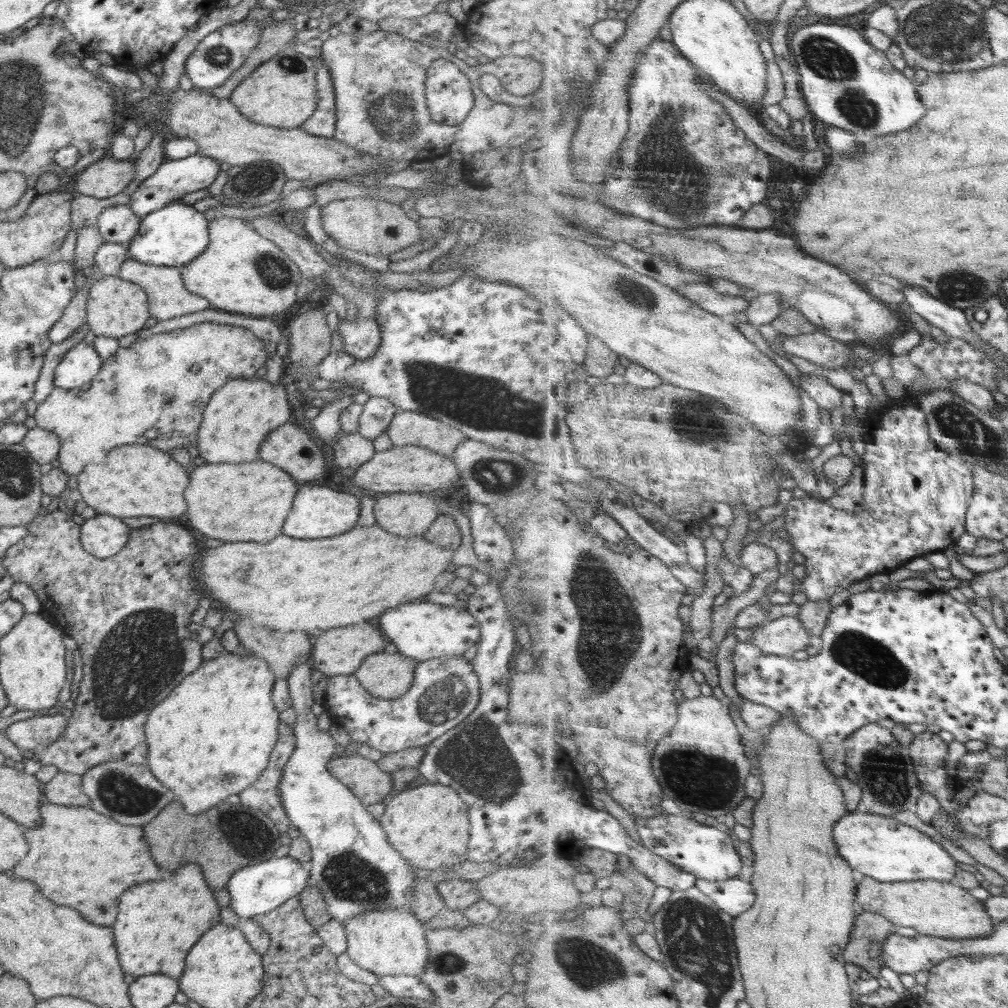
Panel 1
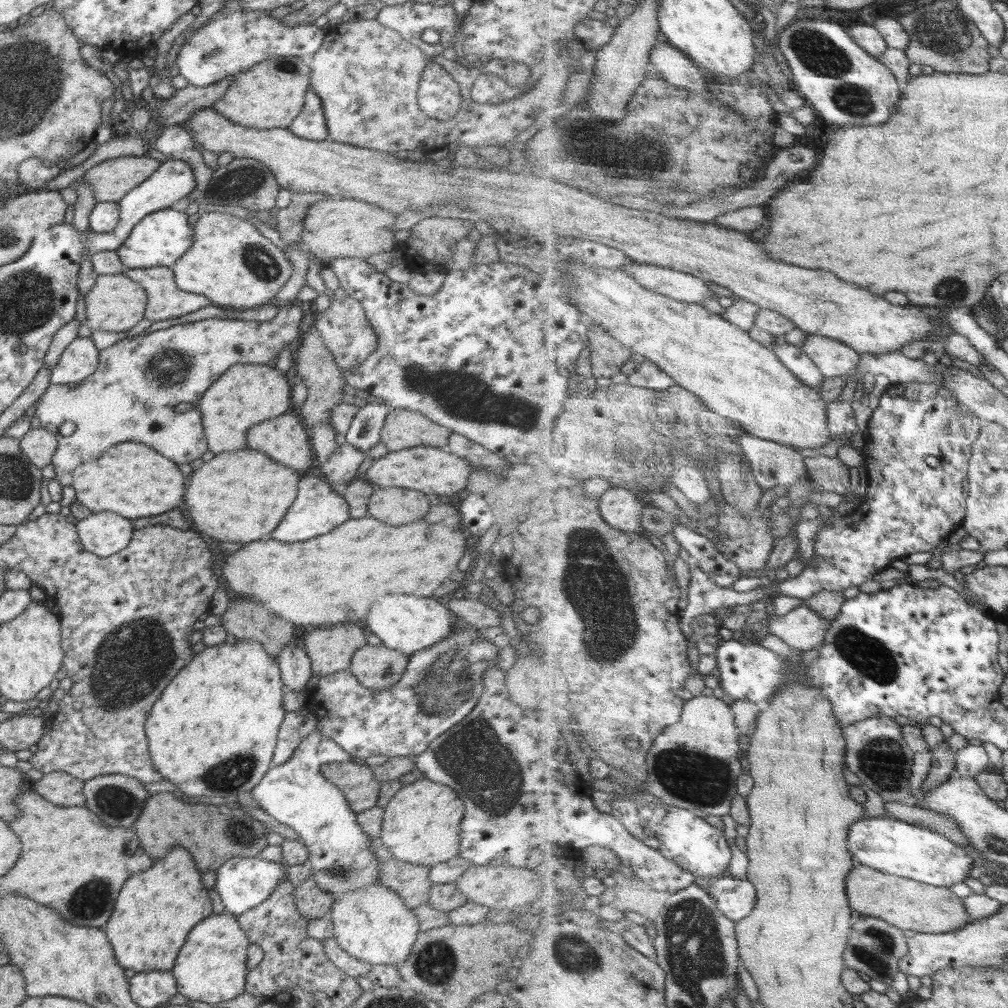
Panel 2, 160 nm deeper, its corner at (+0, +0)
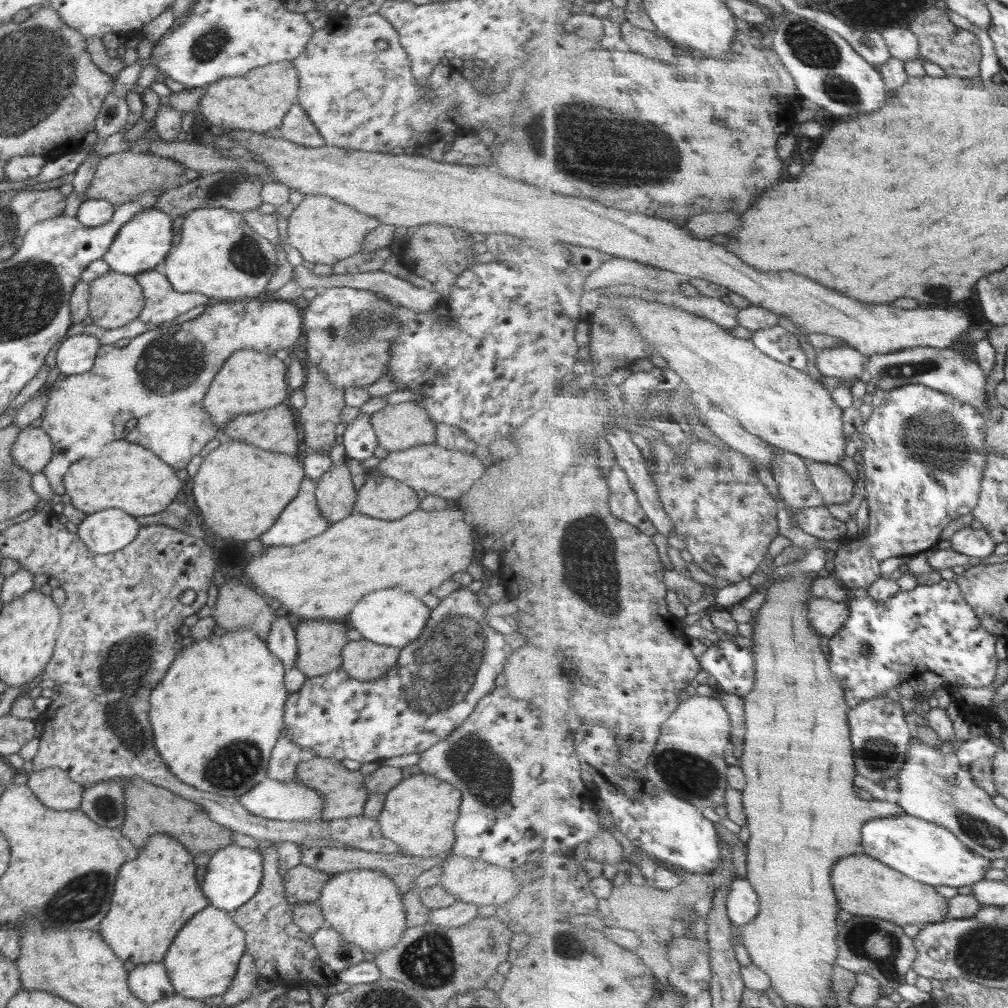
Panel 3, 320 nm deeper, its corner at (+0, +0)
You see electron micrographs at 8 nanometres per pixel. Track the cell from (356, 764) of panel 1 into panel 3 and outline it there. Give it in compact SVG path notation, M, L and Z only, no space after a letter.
M314 757L309 761L299 762L296 765L295 776L301 780L304 786L311 788L321 796L323 802L321 818L323 820L348 818L363 814L366 799L370 794L364 784L365 776L360 771L349 770L336 759Z

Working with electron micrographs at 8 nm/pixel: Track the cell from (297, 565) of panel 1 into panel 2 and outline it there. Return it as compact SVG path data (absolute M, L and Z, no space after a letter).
M362 517L362 518L350 518L344 524L333 528L330 532L322 534L314 538L309 538L306 542L294 542L294 544L282 544L282 542L274 542L274 540L268 540L268 542L250 542L246 544L242 550L230 554L226 558L226 564L222 568L222 580L226 580L228 584L226 587L232 589L240 597L256 596L258 602L262 602L262 606L266 606L266 610L270 610L272 614L278 614L280 618L296 624L296 626L308 626L308 629L312 629L312 626L320 626L320 624L326 624L326 626L336 625L336 622L358 622L362 618L366 618L366 610L368 606L380 598L382 594L411 594L418 595L419 597L430 597L433 592L441 586L442 582L445 582L450 572L457 570L457 566L461 562L461 558L466 554L465 550L468 544L471 542L467 533L458 526L456 528L440 523L430 523L424 520L418 520L418 522L410 522L410 524L404 524L404 526L390 526L390 524L382 522L374 517Z

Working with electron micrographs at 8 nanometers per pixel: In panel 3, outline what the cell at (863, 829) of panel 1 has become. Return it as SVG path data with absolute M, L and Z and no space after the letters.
M906 812L893 817L877 818L867 822L863 831L865 836L862 840L862 847L866 848L866 855L884 862L887 866L906 874L909 878L914 878L919 882L934 887L949 886L959 889L964 886L974 886L986 880L986 874L992 869L993 860L966 846L966 843L962 842L958 835L950 830L950 827L930 822L925 818L912 816Z

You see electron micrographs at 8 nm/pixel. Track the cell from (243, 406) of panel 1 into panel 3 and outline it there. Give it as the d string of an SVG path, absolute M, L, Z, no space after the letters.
M254 349L237 350L218 370L204 396L203 408L212 417L214 426L219 430L219 436L225 439L222 433L233 416L255 413L287 403L290 392L286 366L275 354L269 355Z

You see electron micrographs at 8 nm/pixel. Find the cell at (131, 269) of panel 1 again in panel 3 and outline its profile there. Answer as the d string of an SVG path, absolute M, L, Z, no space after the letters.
M155 269L141 272L134 278L142 287L145 298L139 319L153 327L167 325L180 314L208 302L208 297L202 293L174 290L166 275Z

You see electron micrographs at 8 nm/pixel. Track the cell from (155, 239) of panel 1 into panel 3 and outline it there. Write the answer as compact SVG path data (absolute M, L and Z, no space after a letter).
M157 208L137 212L125 225L120 227L103 259L112 271L133 277L146 270L154 269L170 252L173 236L172 223L171 216Z

